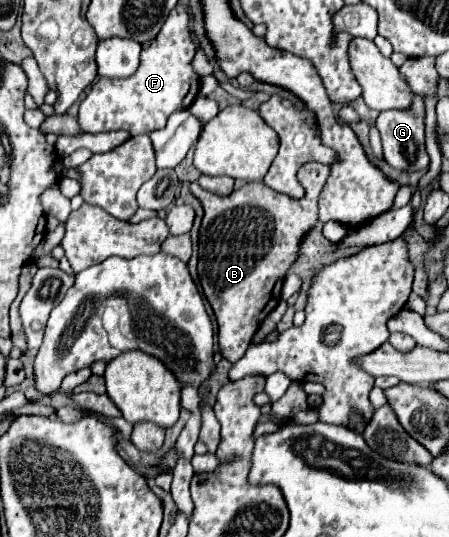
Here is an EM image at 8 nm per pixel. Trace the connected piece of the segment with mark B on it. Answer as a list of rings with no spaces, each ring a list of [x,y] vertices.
[[[320,162],[304,164],[298,170],[298,180],[306,196],[300,200],[278,194],[264,182],[248,182],[228,196],[212,194],[196,182],[190,186],[204,206],[198,276],[218,322],[220,354],[230,364],[244,356],[256,328],[278,306],[284,276],[300,256],[300,242],[318,222],[318,196],[328,176],[330,166]]]

